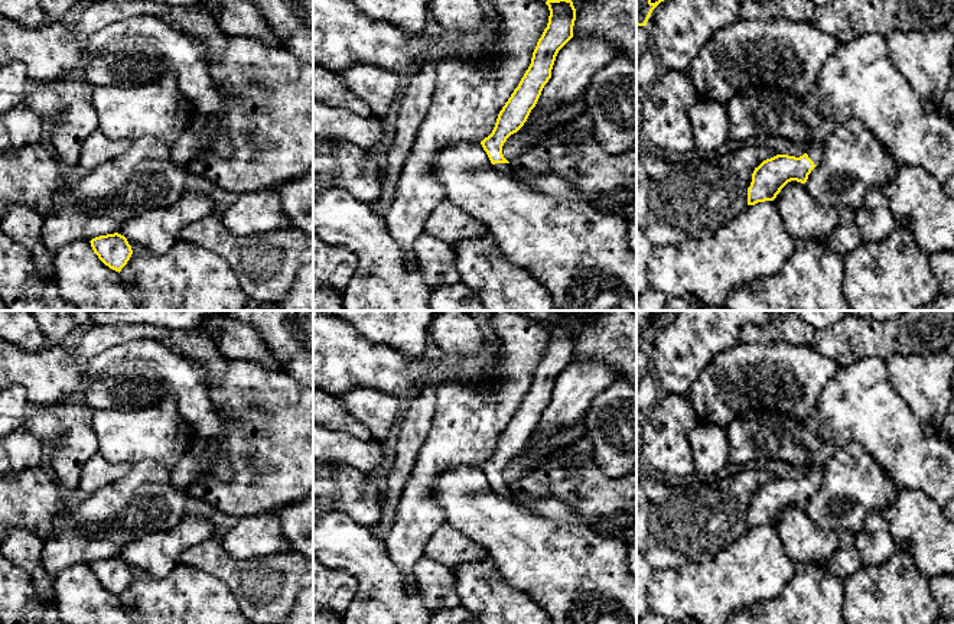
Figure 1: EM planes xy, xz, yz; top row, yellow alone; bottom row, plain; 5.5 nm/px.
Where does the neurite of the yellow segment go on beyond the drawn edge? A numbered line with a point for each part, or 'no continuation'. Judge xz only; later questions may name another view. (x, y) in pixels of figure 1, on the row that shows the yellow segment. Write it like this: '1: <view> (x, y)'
1: xz (553, 185)

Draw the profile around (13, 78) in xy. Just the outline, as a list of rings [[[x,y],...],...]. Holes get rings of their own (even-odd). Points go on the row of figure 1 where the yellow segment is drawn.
[[[22,62],[0,68],[0,113],[22,104],[27,79],[26,66]]]

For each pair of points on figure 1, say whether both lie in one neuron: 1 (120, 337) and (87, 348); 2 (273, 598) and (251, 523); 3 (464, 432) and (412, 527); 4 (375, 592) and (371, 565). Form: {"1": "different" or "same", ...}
{"1": "same", "2": "different", "3": "same", "4": "same"}

